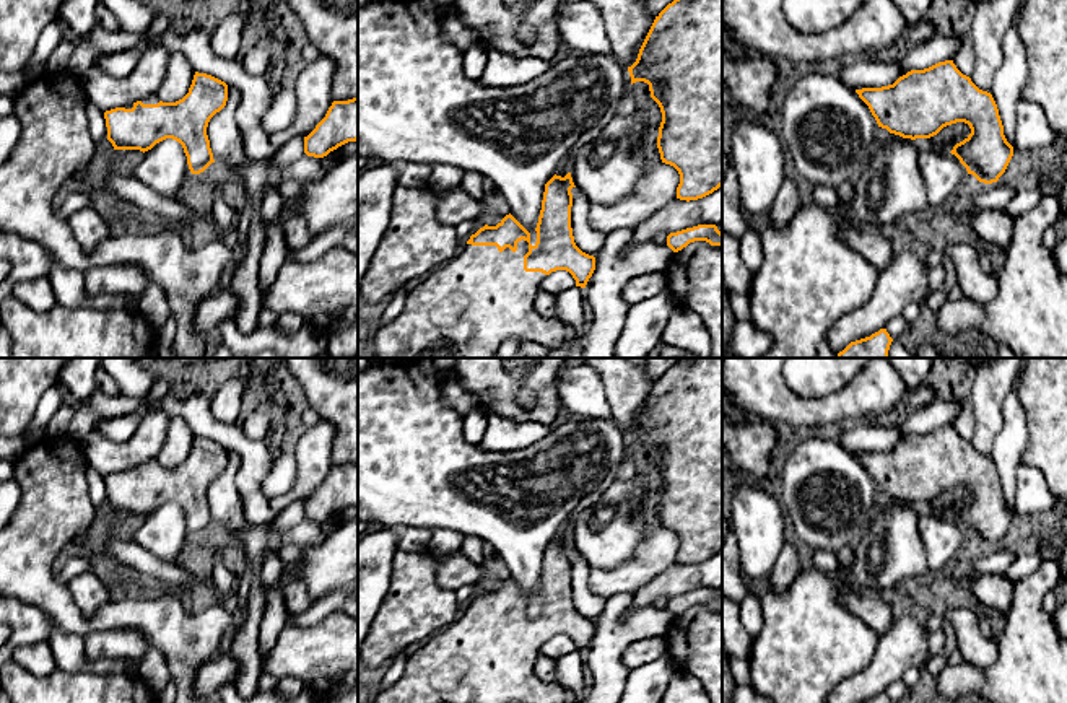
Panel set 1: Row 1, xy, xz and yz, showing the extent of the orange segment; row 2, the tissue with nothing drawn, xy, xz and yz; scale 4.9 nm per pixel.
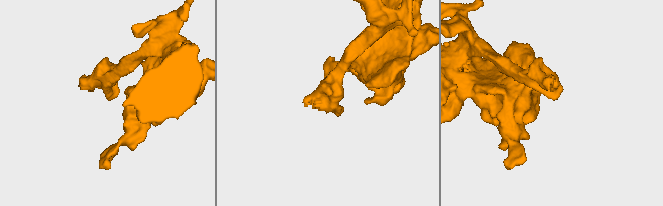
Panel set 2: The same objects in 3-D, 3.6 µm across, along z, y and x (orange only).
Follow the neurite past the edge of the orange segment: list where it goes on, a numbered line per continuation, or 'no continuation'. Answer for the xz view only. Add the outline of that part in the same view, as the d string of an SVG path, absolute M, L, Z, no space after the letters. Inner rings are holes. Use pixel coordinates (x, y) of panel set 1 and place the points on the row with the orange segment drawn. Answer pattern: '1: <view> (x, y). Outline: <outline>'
1: xz (465, 308). Outline: M524 239L517 242L516 252L512 252L509 247L499 252L496 246L464 244L452 259L436 267L431 273L423 277L423 280L413 290L408 291L402 312L390 324L372 325L369 332L369 338L372 342L374 358L498 358L496 356L498 348L509 338L540 343L543 347L548 347L550 350L564 345L568 340L571 340L576 335L576 332L571 330L560 319L543 317L535 311L535 298L545 278L545 273L524 270L524 255L527 252L529 252L529 242Z

